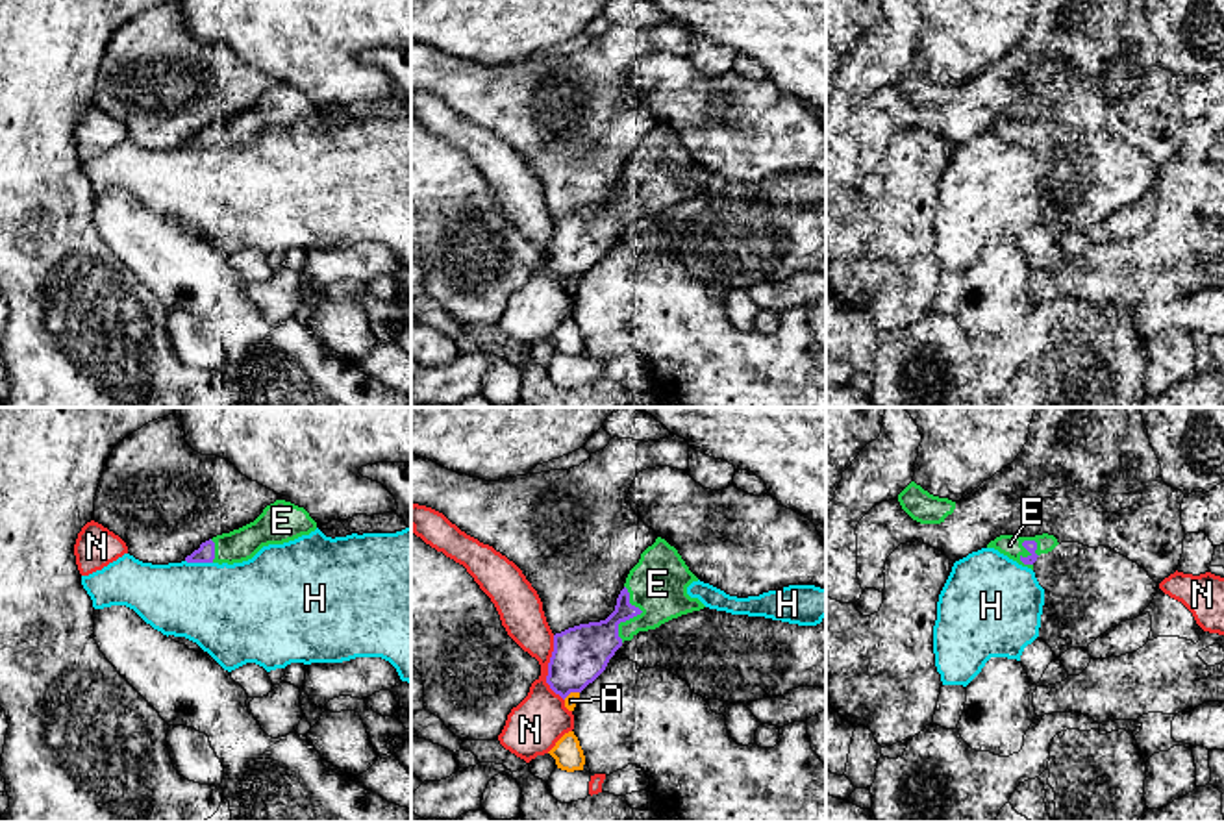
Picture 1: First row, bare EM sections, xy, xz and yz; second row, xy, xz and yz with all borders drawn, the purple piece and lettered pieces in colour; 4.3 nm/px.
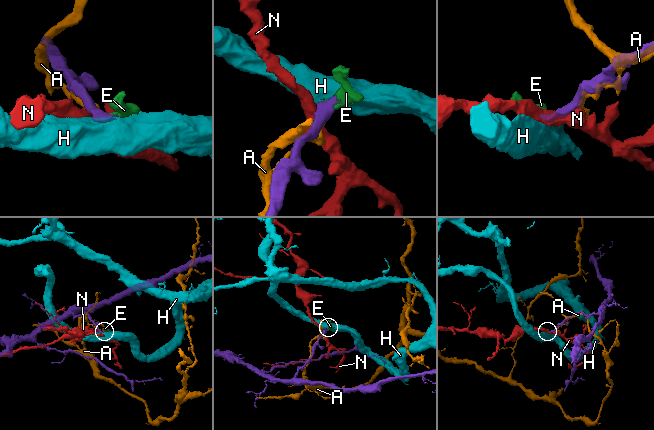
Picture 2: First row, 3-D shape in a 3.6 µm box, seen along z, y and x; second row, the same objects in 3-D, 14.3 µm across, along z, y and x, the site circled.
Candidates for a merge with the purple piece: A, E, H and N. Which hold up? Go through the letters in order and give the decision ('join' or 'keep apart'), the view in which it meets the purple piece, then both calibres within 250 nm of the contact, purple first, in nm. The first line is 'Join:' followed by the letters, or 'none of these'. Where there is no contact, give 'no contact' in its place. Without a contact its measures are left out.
Join: E
A: keep apart | xz | 240/50 nm
E: join | xz | 200/260 nm
H: keep apart | xy | 80/400 nm
N: keep apart | xz | 240/240 nm

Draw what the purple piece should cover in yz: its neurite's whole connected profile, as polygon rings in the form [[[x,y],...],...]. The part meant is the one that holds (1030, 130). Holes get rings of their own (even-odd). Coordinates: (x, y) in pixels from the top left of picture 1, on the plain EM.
[[[1048,118],[1035,122],[1000,120],[991,126],[987,133],[994,133],[1018,150],[1033,156],[1033,148],[1037,146],[1037,143],[1041,139],[1052,137],[1057,130],[1057,124]]]

